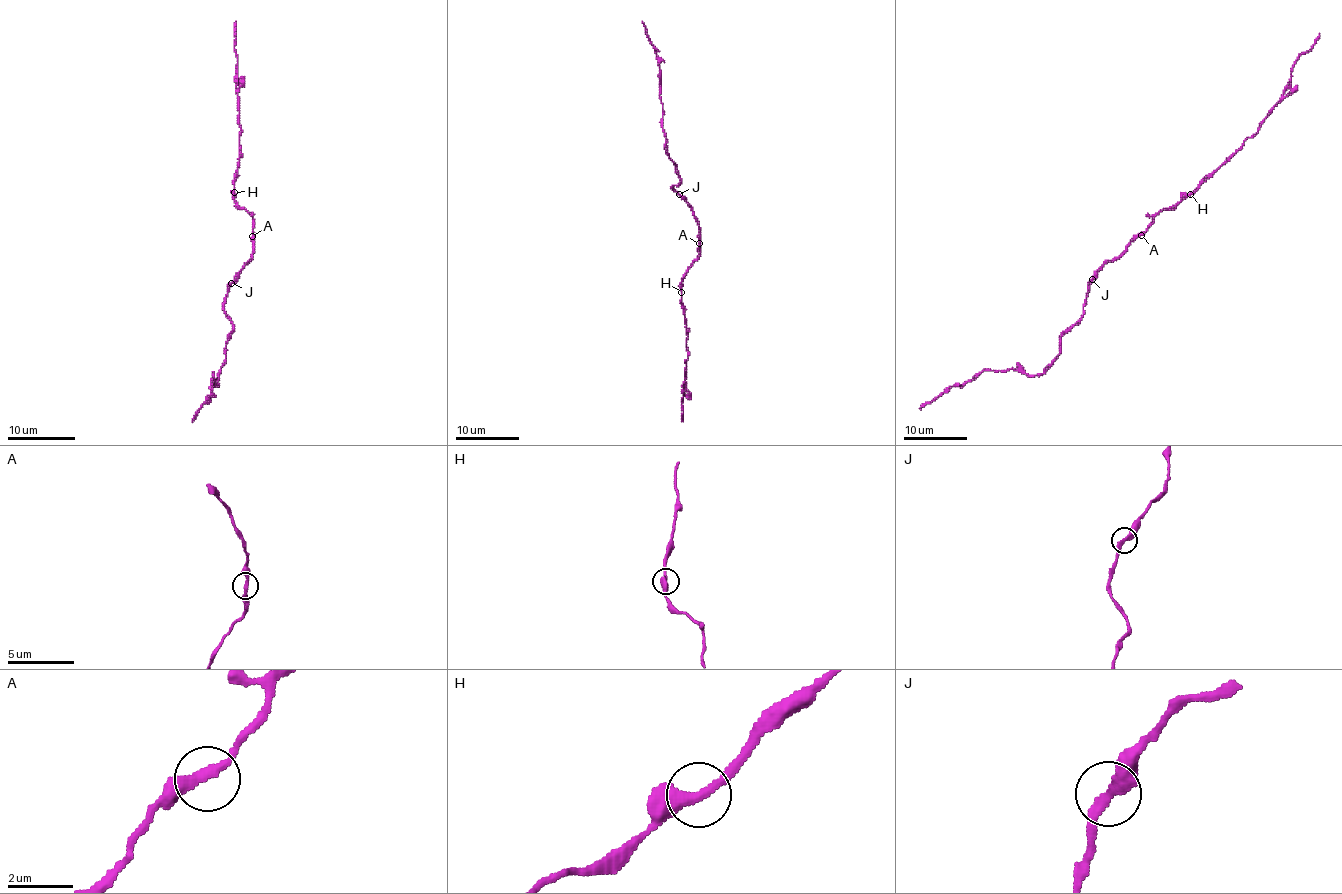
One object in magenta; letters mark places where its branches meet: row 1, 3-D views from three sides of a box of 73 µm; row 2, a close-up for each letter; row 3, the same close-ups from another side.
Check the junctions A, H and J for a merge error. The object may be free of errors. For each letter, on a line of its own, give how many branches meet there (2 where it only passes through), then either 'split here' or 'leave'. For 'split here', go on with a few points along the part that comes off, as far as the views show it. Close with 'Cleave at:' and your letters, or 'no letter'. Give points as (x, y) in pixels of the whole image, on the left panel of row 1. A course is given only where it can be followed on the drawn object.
A: branches 2; leave
H: branches 2; leave
J: branches 2; leave
Cleave at: no letter

